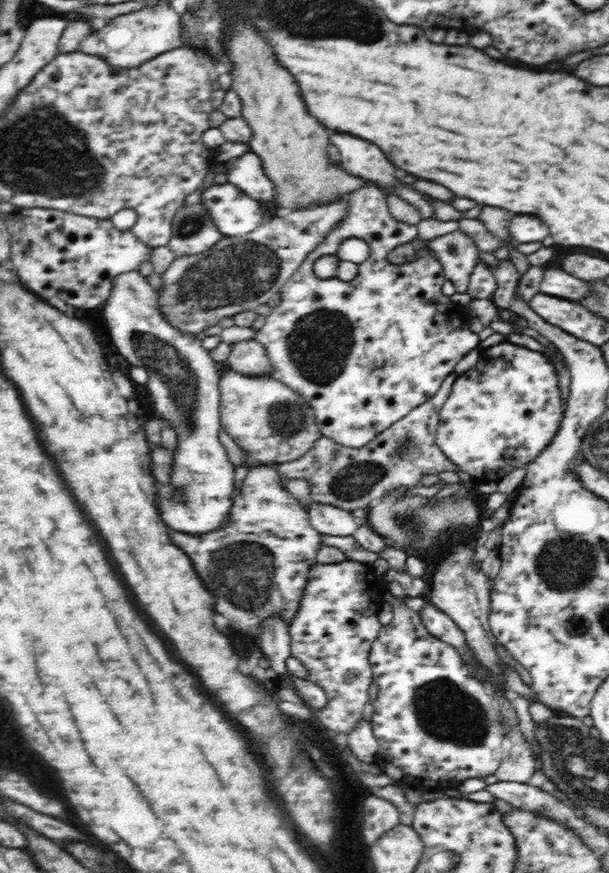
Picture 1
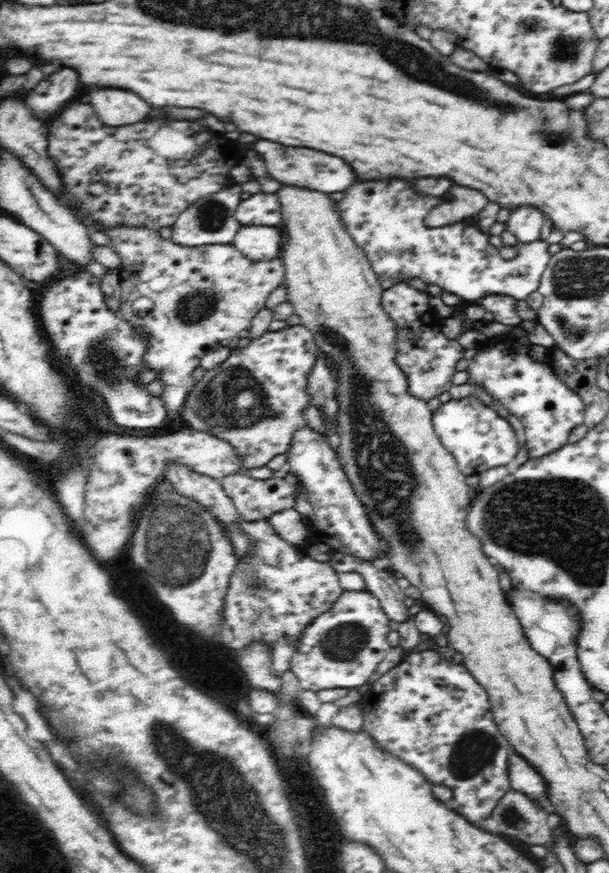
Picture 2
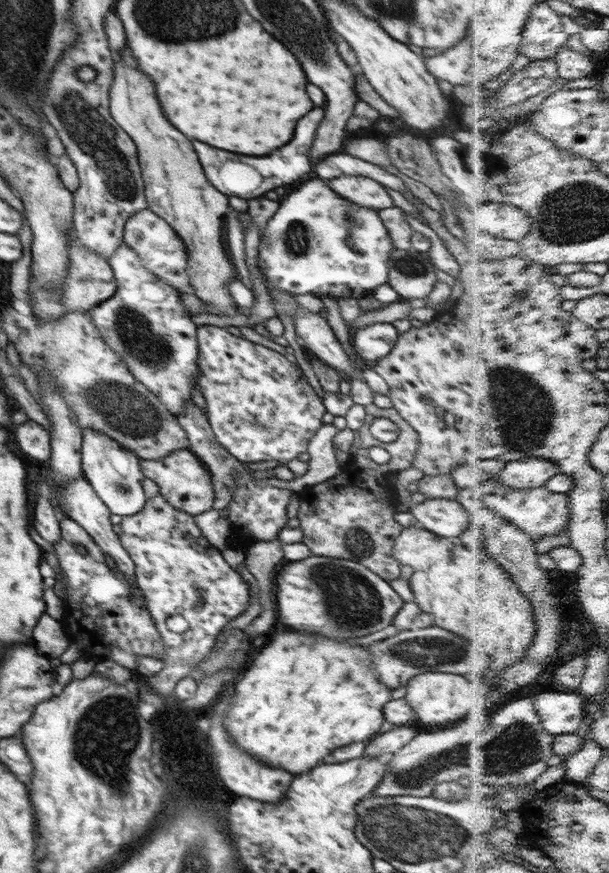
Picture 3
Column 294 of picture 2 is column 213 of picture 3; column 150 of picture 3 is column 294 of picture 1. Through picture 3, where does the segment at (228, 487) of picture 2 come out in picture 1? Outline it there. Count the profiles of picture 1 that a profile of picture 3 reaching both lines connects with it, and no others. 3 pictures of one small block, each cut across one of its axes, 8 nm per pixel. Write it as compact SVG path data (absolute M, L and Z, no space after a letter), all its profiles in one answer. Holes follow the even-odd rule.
M455 373L449 374L428 402L410 410L405 418L378 434L373 442L362 449L348 449L322 435L300 458L277 464L274 468L279 478L286 482L307 480L313 502L353 511L356 508L367 508L372 500L384 498L392 490L416 487L421 484L424 476L436 475L446 470L458 470L459 466L446 458L435 440L440 423L440 408L452 392L452 384L456 378ZM405 443L410 443L410 448L403 454L401 445Z

